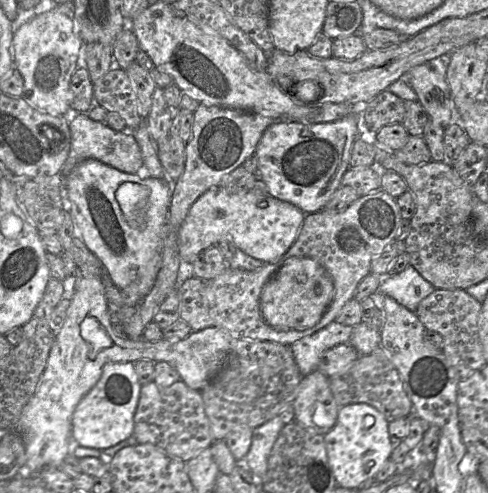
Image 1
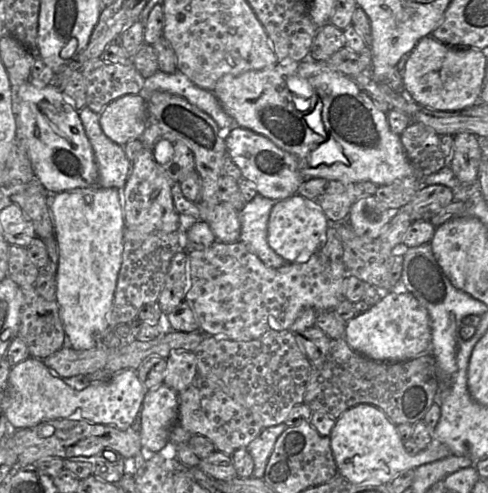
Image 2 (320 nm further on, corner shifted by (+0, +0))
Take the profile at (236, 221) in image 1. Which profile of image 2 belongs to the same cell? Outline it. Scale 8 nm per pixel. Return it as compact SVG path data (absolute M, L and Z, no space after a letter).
M294 194L273 205L267 227L268 244L287 263L303 263L322 247L329 225L328 218L313 201Z

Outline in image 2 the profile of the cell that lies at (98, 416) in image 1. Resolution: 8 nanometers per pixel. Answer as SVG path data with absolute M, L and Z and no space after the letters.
M29 357L11 368L2 410L10 430L32 428L63 418L84 419L90 423L126 430L136 422L147 391L139 380L137 370L133 369L125 369L103 380L90 381L83 389L75 389L54 374L43 359Z

